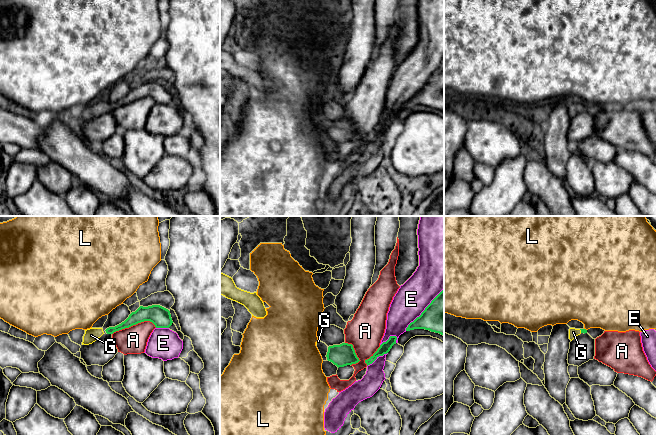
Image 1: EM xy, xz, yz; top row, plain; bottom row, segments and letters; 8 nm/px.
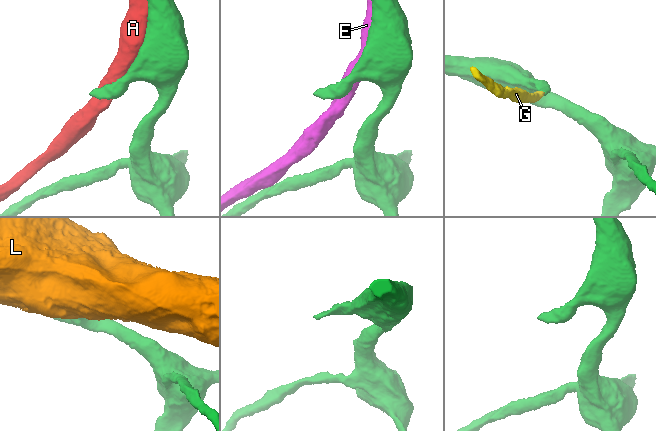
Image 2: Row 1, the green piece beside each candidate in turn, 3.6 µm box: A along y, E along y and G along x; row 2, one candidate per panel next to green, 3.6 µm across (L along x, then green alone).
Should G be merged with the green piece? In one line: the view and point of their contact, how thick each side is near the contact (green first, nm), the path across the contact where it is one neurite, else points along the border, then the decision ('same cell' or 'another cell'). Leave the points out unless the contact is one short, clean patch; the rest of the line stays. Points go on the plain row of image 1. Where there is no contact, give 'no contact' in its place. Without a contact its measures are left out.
contact yz (581, 107); calibres 40 and 70 nm; way yz (584, 107), (581, 107), (573, 108); same cell

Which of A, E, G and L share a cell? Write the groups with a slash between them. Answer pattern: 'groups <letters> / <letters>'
groups A / E / G / L

